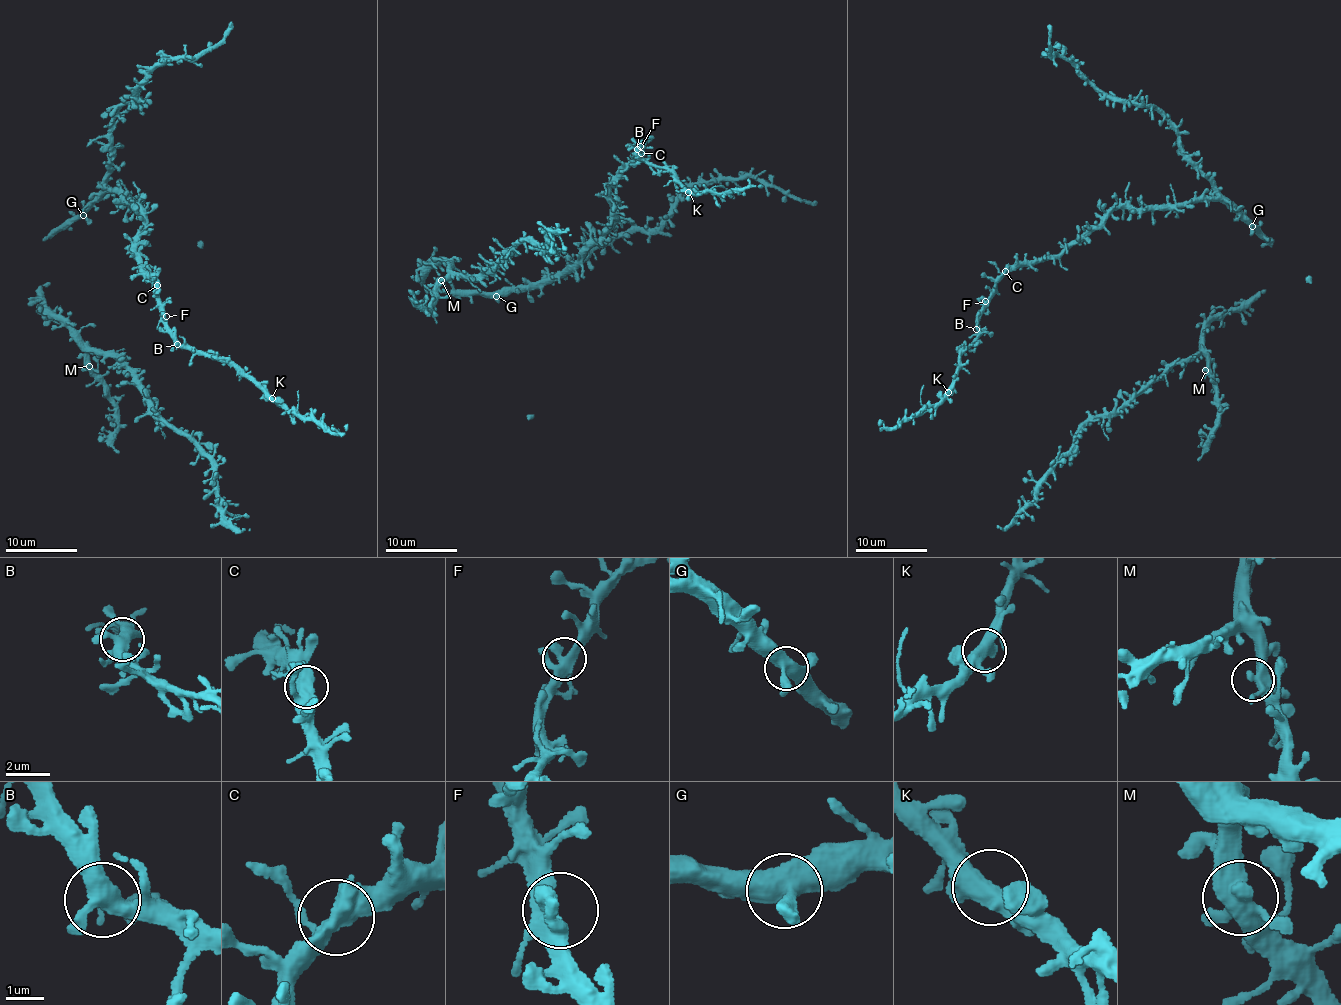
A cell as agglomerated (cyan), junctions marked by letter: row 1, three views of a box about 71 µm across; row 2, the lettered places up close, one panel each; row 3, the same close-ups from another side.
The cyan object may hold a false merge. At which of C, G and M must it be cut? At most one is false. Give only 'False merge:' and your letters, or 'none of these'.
False merge: none of these

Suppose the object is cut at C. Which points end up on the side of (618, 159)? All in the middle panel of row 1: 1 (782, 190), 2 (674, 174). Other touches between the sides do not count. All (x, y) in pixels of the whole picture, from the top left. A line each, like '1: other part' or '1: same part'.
1: same part
2: other part

